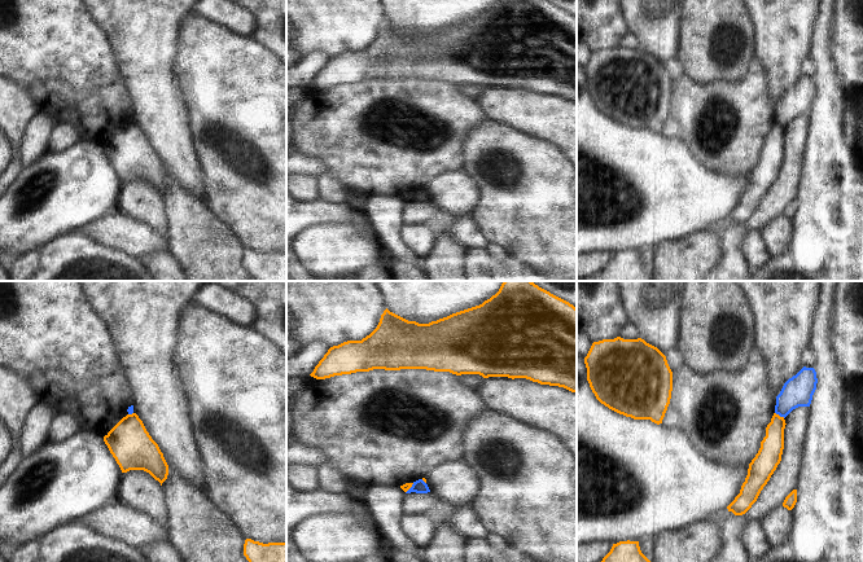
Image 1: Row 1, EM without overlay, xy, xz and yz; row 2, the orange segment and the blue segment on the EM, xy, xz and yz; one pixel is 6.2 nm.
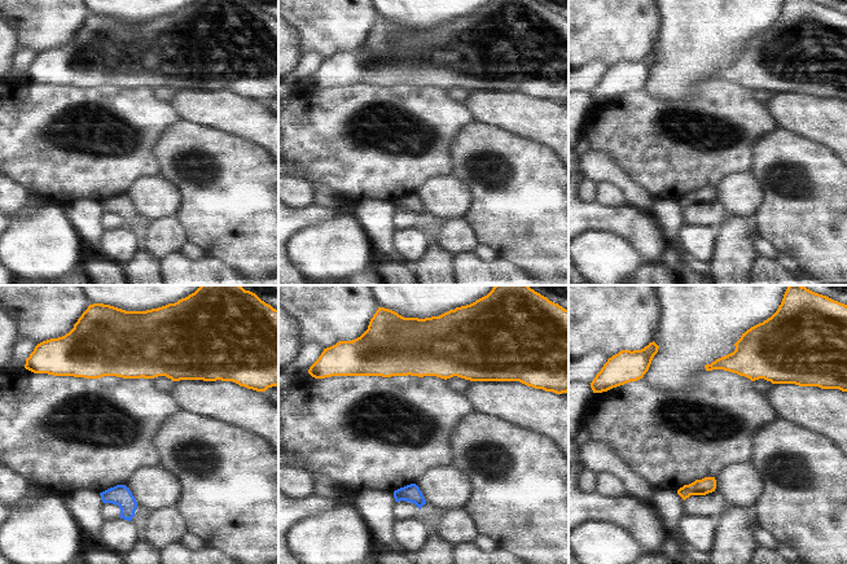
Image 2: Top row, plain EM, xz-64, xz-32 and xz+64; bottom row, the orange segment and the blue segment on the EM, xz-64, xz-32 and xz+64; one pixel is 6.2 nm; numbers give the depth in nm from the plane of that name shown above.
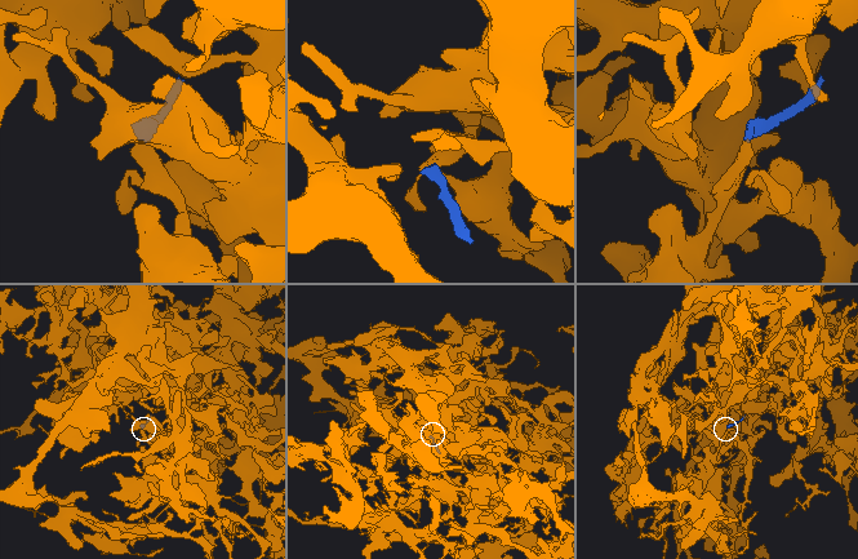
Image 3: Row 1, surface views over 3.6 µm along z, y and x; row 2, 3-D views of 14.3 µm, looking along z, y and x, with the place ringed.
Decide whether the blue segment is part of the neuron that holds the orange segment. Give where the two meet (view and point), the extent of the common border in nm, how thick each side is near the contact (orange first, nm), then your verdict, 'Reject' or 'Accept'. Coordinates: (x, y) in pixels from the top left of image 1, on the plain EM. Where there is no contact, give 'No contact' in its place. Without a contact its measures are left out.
Touches orange at yz (779, 126). Shared border 70 nm. Thickness 140 nm (orange) against 190 nm. Reject.

